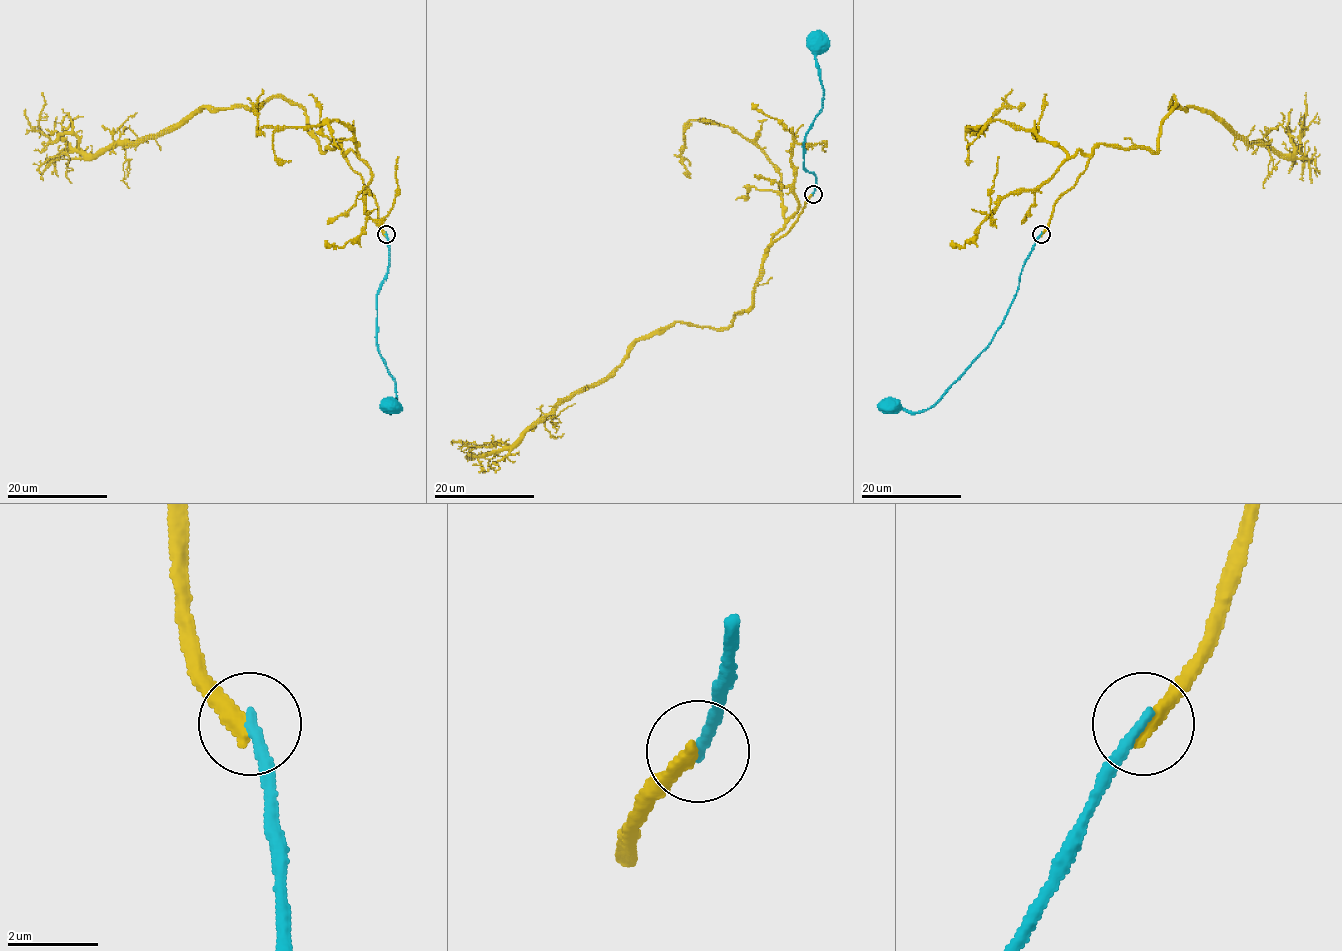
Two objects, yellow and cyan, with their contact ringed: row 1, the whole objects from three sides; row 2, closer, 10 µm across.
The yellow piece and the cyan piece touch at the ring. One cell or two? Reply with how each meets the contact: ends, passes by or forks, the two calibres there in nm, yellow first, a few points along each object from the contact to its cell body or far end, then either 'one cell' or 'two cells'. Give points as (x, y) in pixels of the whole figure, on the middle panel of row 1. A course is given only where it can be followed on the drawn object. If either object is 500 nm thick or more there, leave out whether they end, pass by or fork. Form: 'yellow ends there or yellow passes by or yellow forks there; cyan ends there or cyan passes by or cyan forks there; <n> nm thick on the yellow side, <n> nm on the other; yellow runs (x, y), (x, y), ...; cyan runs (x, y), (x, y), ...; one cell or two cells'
yellow ends there; cyan ends there; 380 nm thick on the yellow side, 260 nm on the other; yellow runs (813, 194), (764, 253), (753, 303), (733, 323), (673, 322), (643, 336), (512, 445), (468, 458); cyan runs (813, 194), (815, 175), (804, 168), (804, 137), (822, 108), (823, 86), (813, 44), (815, 41); two cells

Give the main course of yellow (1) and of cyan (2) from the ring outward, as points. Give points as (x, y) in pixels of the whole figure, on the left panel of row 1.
1: (386, 234), (345, 151), (322, 153), (306, 112), (281, 97), (204, 106), (85, 154), (41, 130), (41, 92)
2: (386, 234), (388, 268), (377, 298), (377, 350), (395, 382), (396, 404), (391, 412), (386, 404), (388, 404)

